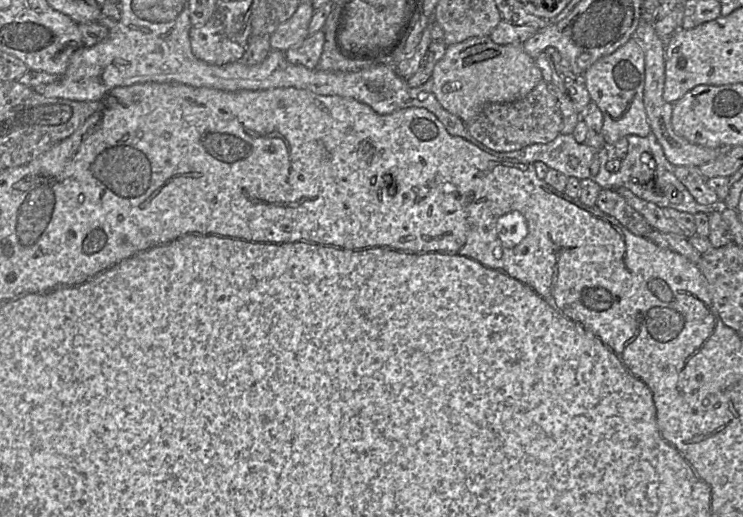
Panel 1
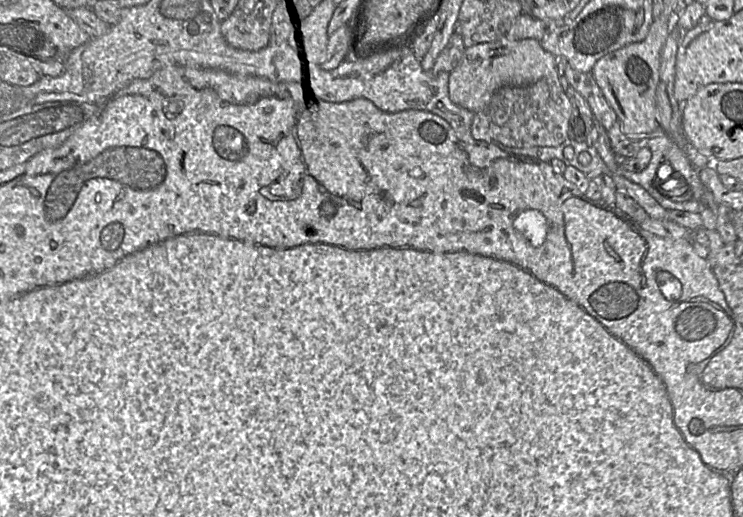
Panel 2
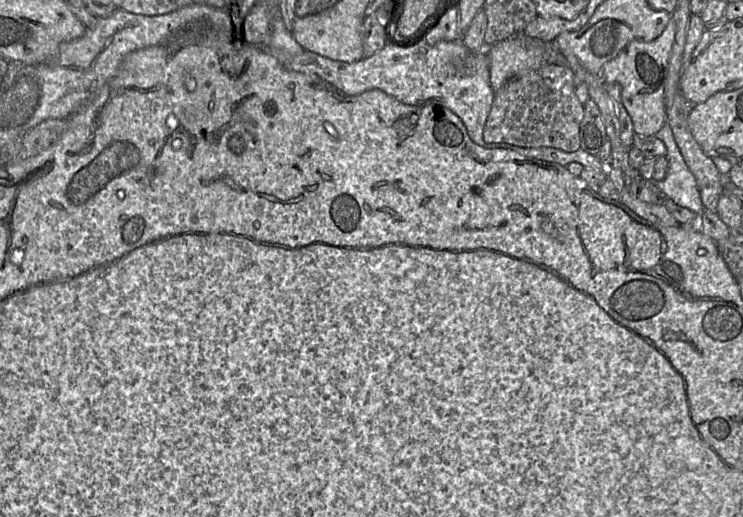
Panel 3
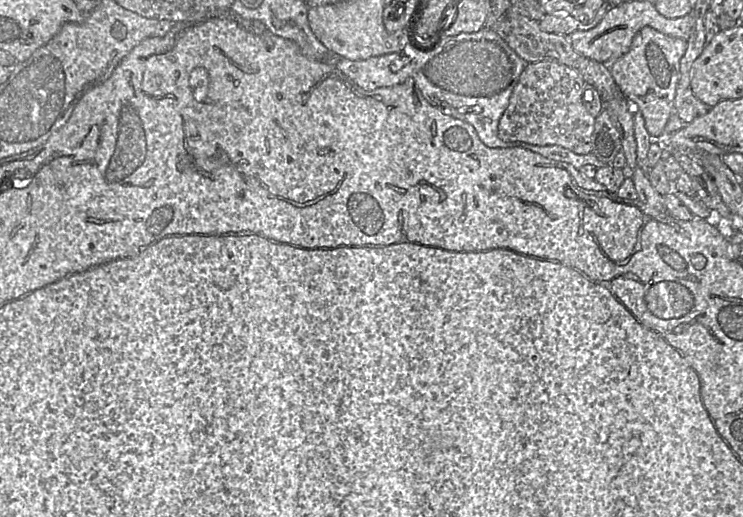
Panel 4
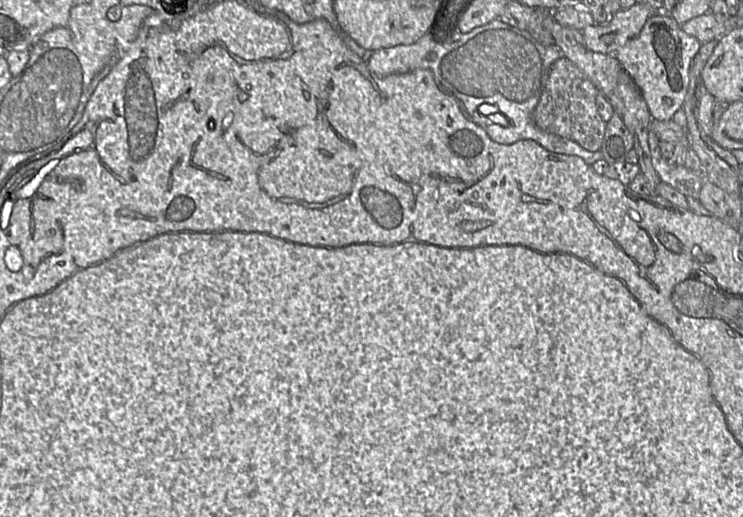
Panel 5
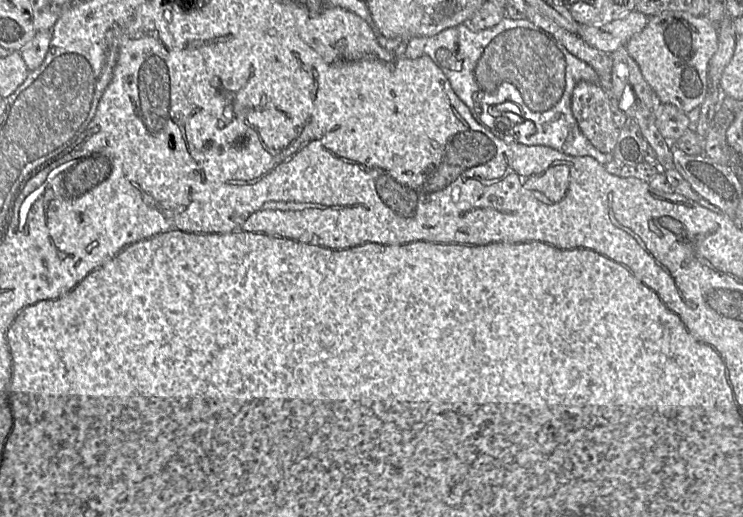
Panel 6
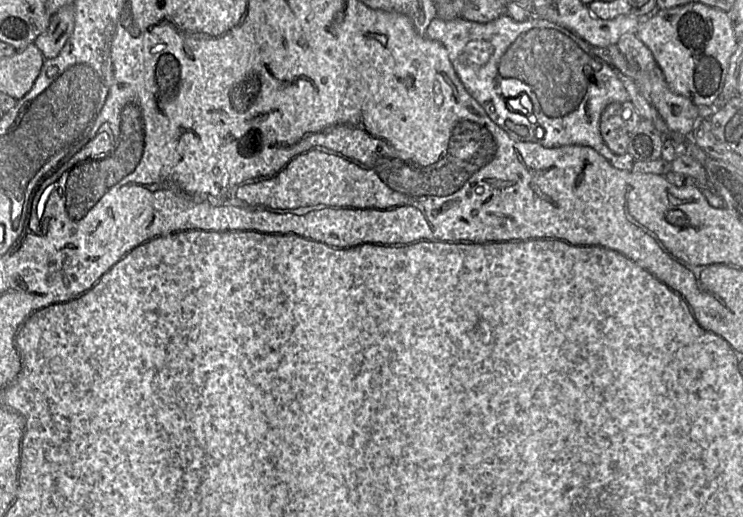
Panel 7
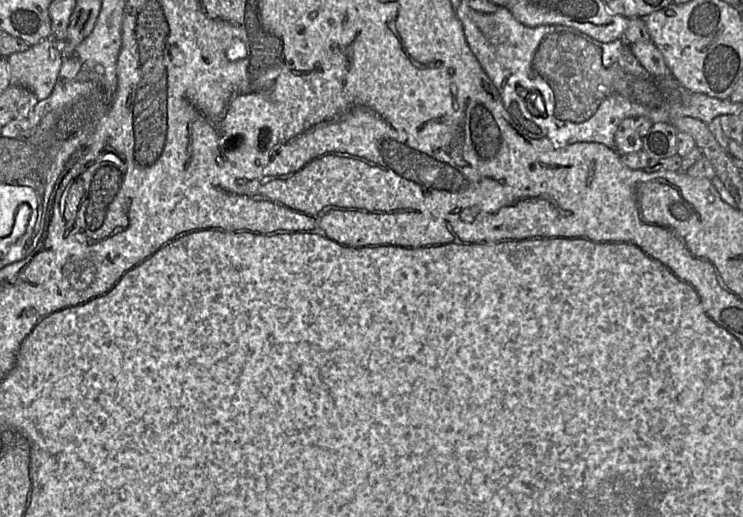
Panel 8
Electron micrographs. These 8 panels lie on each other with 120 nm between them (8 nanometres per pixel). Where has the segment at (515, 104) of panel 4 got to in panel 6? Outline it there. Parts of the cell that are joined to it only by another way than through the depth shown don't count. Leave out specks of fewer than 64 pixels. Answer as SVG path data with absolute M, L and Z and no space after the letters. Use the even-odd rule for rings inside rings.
M585 81L575 86L571 100L571 110L581 132L596 149L610 154L620 132L613 121L611 101L598 84Z

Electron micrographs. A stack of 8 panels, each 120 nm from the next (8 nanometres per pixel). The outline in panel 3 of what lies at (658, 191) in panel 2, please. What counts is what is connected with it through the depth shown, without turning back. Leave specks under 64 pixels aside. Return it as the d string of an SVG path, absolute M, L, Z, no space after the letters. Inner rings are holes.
M664 126L655 135L666 147L667 175L661 183L662 193L677 205L701 215L705 208L695 176L687 167L673 137L670 126Z

